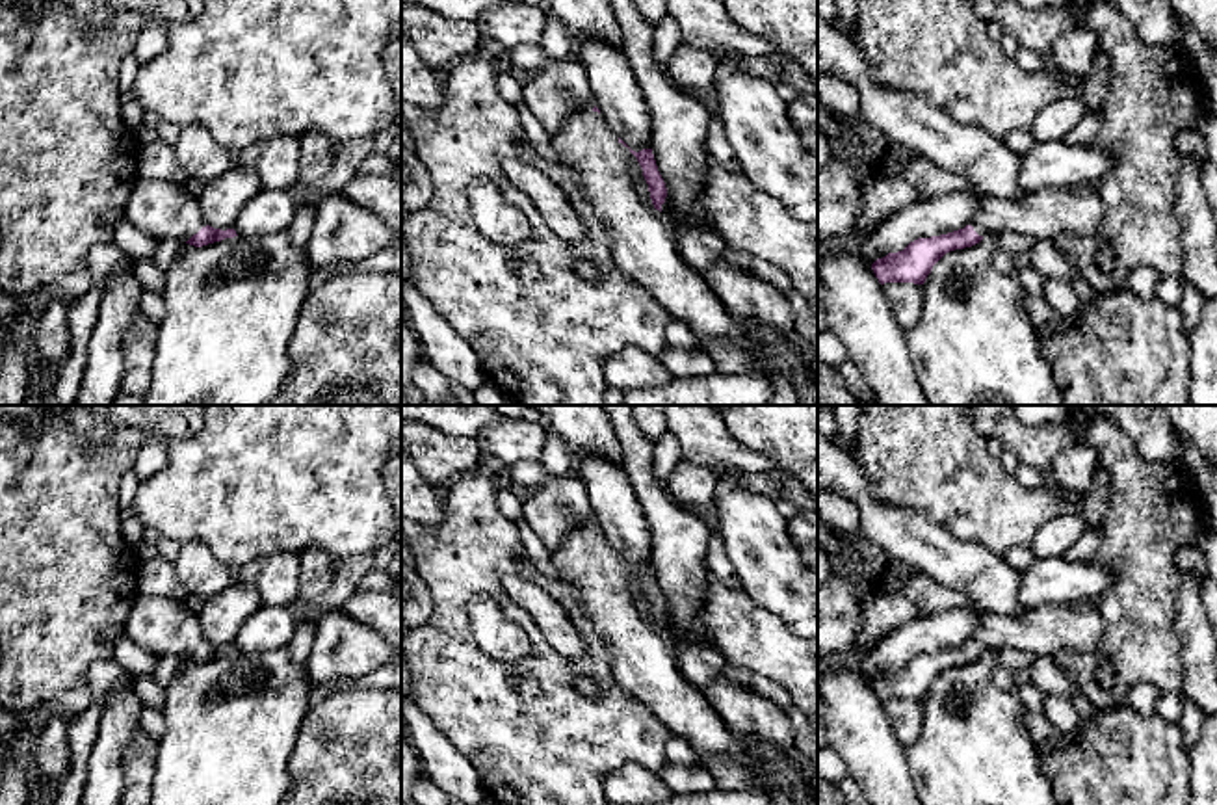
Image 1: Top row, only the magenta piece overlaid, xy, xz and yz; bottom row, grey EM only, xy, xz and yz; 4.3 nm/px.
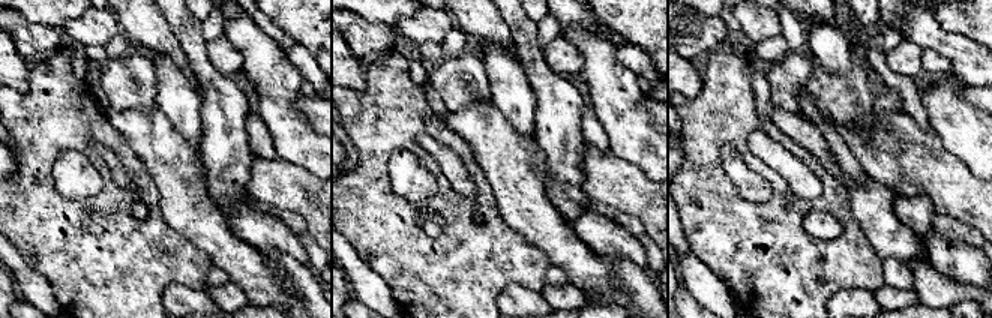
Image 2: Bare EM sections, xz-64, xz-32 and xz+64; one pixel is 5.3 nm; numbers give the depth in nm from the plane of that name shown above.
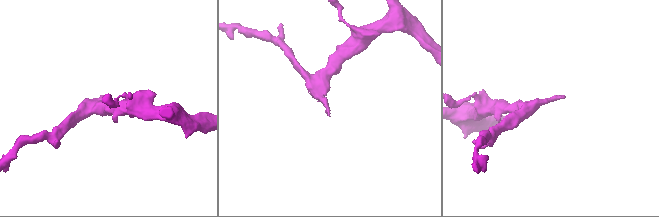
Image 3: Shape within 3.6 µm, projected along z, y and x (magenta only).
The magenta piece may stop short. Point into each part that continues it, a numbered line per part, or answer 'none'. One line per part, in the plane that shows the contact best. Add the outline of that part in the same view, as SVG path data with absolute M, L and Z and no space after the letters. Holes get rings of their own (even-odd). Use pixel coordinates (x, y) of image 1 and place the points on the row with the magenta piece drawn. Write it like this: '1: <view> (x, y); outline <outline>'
1: xz (643, 248); outline M591 110L570 117L552 136L552 147L578 173L585 197L609 234L611 257L617 270L641 284L673 320L687 323L697 335L700 348L712 340L745 342L751 346L754 372L758 374L779 374L790 383L797 376L810 374L808 357L799 351L797 342L792 342L771 327L760 325L756 320L736 320L704 277L686 264L676 247L671 219L643 199L639 182L645 177L637 158L611 132L602 113Z

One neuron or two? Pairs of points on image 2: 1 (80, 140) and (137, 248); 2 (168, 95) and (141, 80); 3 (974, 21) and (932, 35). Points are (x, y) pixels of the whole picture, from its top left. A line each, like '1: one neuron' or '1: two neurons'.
1: one neuron
2: two neurons
3: two neurons

